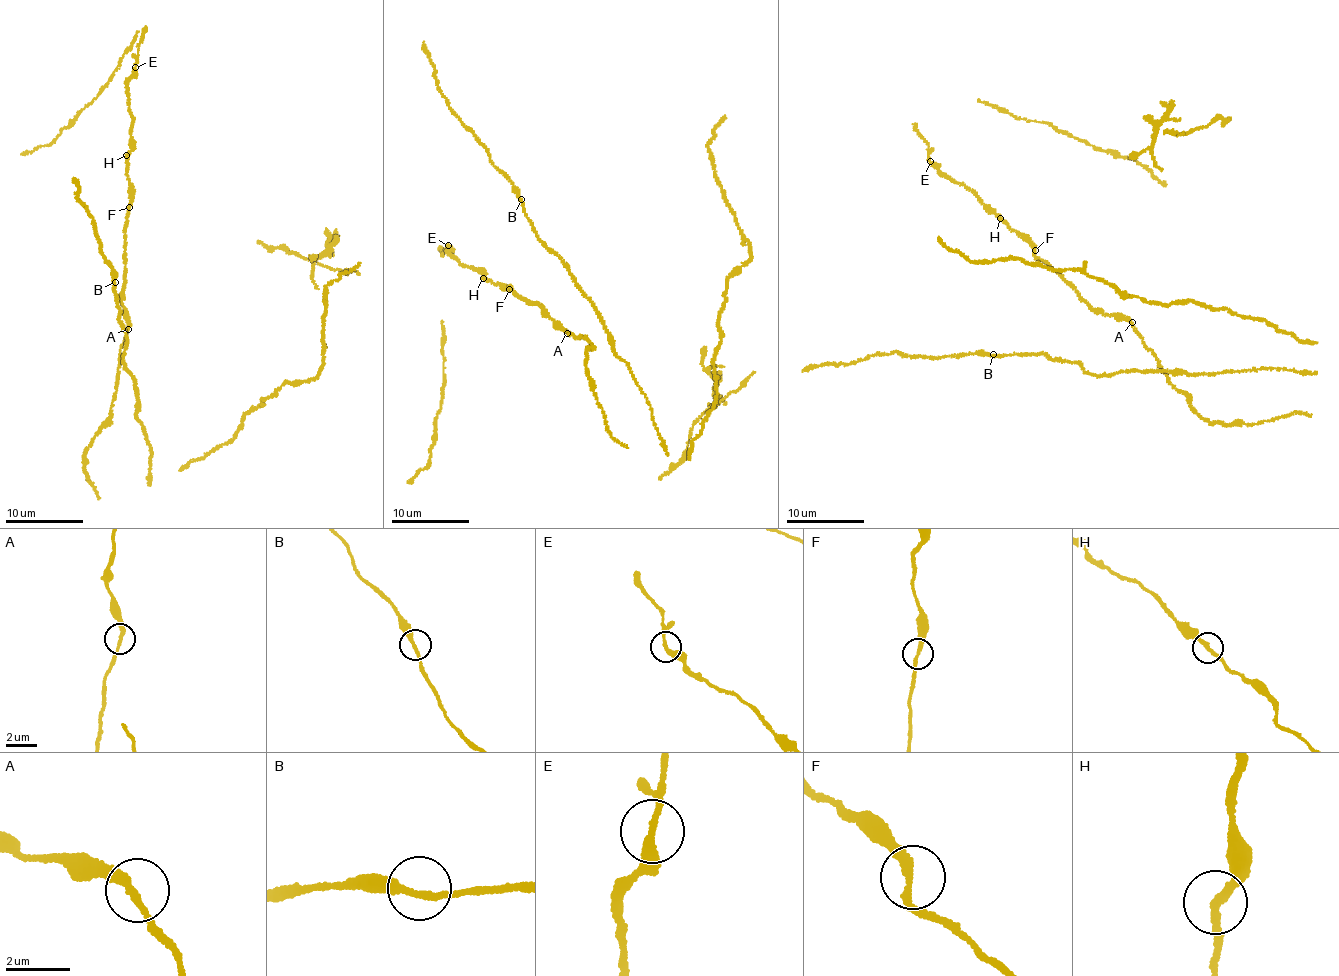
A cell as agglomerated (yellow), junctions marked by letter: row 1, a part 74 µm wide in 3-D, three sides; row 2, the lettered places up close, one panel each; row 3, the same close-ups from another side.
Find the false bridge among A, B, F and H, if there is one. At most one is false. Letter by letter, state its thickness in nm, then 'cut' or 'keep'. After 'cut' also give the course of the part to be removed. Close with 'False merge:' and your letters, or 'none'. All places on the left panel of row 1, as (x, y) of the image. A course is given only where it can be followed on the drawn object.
A: 240 nm | keep
B: 240 nm | keep
F: 240 nm | keep
H: 240 nm | keep
False merge: none

